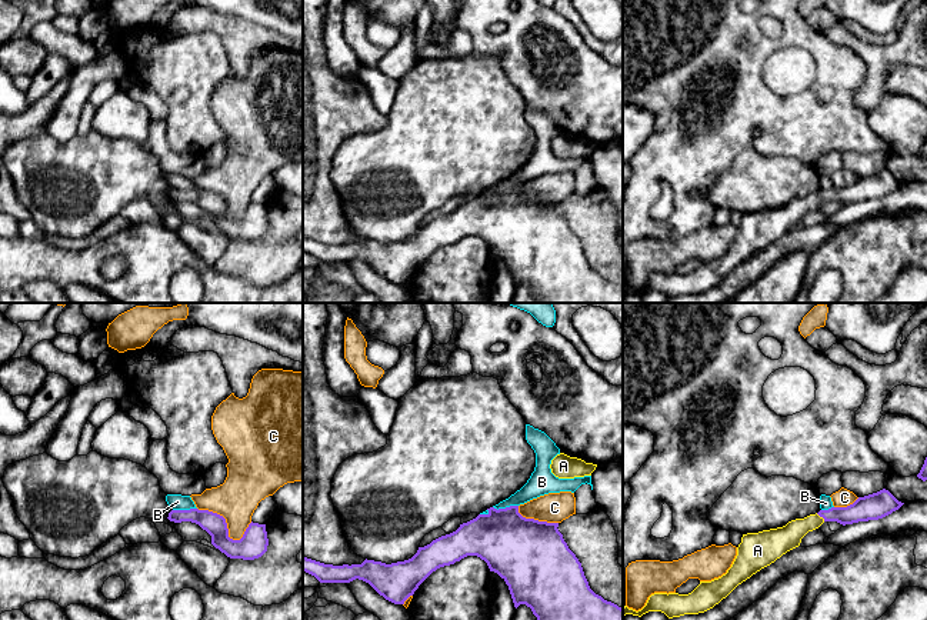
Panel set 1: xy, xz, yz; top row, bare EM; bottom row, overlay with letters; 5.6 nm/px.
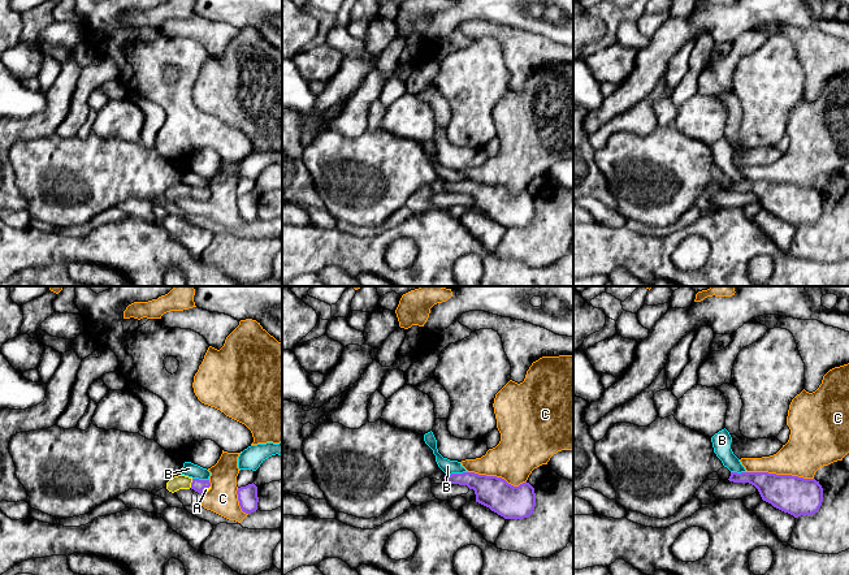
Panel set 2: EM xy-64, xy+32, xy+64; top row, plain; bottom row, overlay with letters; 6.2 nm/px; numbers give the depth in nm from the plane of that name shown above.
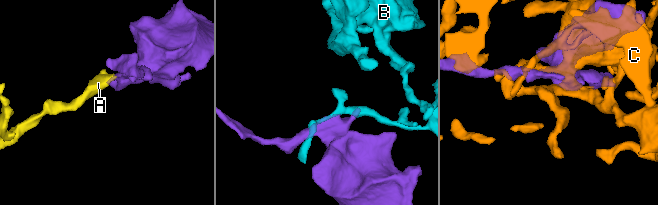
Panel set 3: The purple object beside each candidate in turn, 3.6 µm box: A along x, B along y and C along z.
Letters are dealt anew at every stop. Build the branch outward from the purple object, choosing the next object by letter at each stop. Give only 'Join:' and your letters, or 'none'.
Join: A

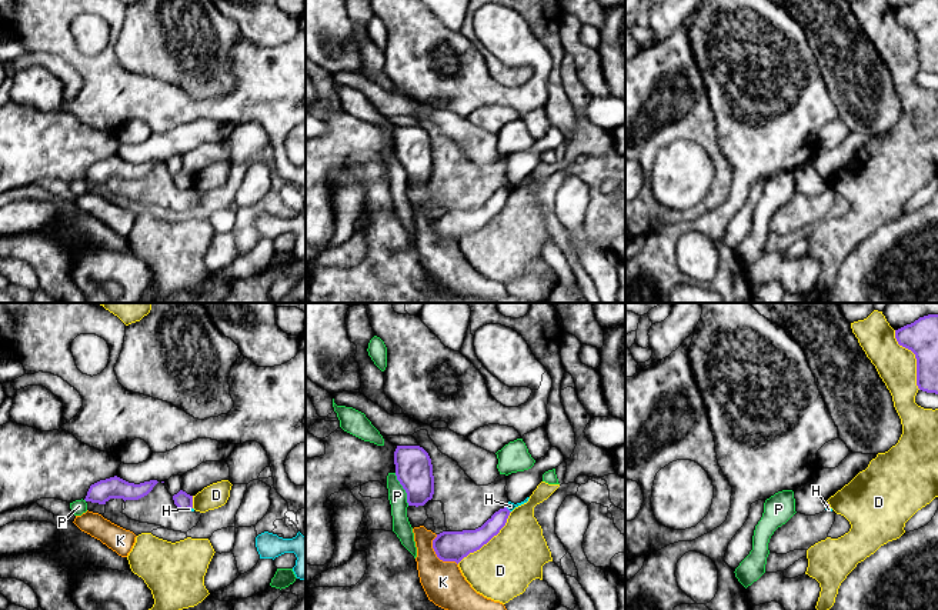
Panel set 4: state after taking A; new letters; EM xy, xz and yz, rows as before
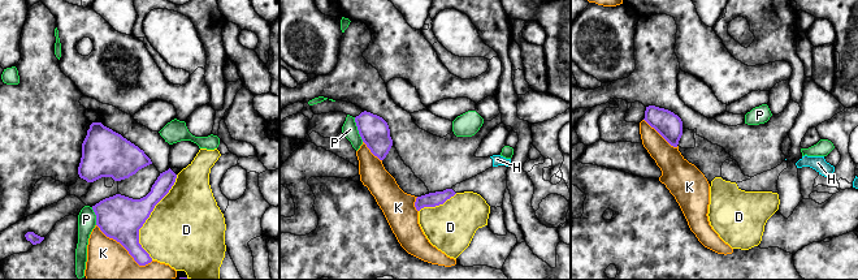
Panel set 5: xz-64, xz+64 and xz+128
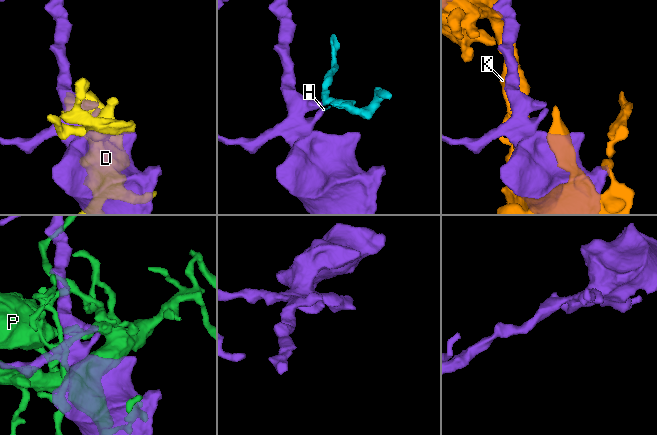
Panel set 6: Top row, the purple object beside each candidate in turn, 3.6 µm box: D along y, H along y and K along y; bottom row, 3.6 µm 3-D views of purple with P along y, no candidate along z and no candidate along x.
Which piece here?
Join: none

